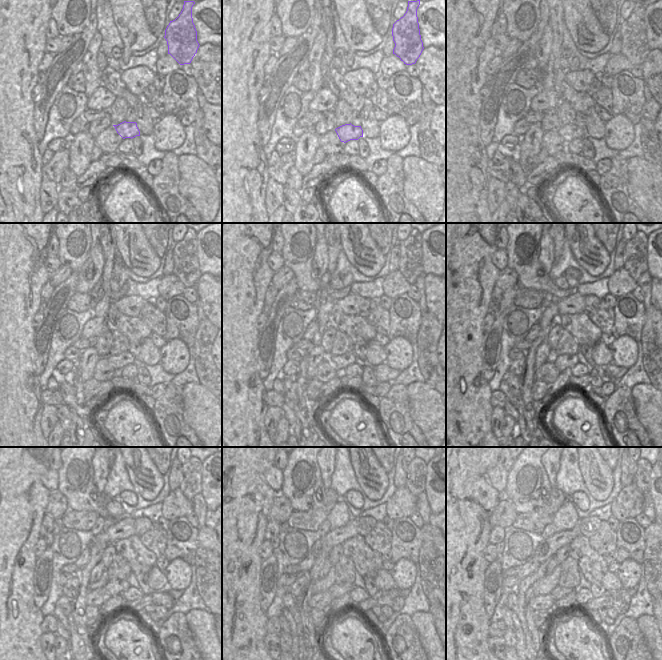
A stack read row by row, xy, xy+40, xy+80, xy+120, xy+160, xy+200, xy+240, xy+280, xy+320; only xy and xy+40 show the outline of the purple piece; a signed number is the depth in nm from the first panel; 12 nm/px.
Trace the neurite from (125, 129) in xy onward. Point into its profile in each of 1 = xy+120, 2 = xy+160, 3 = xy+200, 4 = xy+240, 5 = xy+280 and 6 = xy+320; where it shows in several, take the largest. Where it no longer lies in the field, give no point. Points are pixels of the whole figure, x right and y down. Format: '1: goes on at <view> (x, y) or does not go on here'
1: goes on at xy+120 (119, 361)
2: goes on at xy+160 (340, 363)
3: goes on at xy+200 (563, 363)
4: goes on at xy+240 (113, 587)
5: goes on at xy+280 (336, 590)
6: goes on at xy+320 (559, 592)

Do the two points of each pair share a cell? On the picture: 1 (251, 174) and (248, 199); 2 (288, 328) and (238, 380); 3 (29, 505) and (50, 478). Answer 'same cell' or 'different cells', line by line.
1: same cell
2: different cells
3: different cells

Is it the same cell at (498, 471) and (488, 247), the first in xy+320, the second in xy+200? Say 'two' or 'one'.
two

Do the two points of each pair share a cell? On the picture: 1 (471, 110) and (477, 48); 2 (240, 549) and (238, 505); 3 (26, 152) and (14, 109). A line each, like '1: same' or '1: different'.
1: same
2: same
3: same

